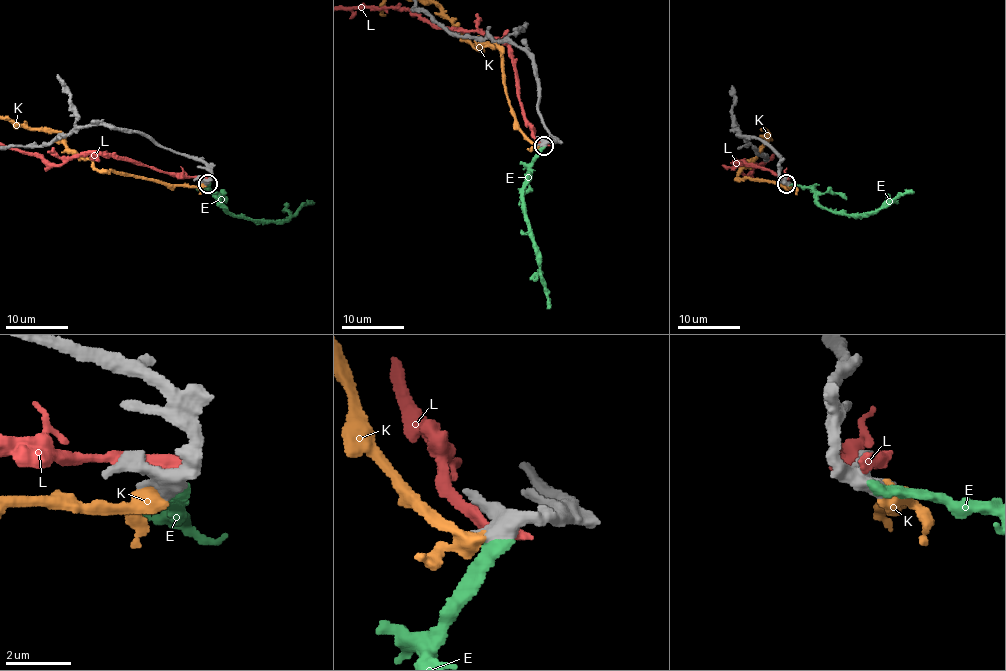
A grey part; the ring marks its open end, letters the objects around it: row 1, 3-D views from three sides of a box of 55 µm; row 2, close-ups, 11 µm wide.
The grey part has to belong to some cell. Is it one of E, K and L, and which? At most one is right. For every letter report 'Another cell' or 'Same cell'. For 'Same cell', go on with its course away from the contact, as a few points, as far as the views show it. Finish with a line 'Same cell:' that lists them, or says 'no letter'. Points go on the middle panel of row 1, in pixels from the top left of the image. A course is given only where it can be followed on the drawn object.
E: Same cell. Its course: (542, 146), (522, 186), (522, 192), (524, 217), (533, 238), (539, 278), (550, 308)
K: Another cell
L: Another cell
Same cell: E

